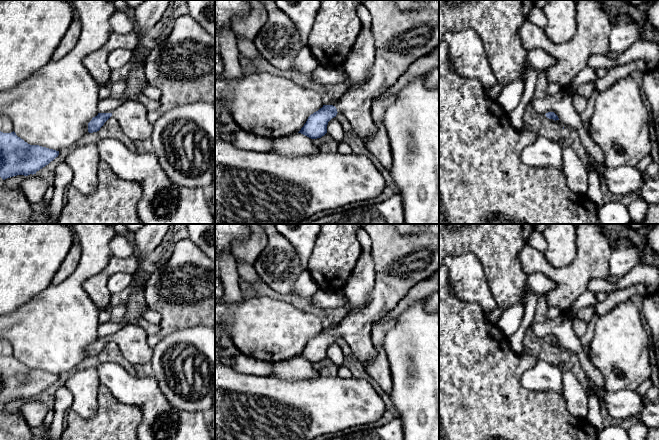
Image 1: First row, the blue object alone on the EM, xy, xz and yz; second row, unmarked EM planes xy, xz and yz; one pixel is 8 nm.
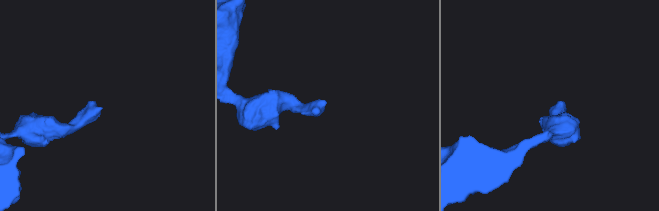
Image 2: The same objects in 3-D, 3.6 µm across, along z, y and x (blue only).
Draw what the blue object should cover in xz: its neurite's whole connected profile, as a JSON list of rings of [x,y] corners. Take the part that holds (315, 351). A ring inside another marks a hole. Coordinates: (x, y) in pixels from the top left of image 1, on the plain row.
[[[362,224],[361,226],[371,240],[371,255],[375,268],[375,284],[367,303],[355,312],[346,315],[335,330],[323,329],[318,335],[311,338],[298,357],[311,363],[321,362],[327,357],[328,346],[338,337],[344,339],[361,365],[371,362],[375,356],[375,347],[371,339],[373,326],[395,308],[398,302],[416,284],[428,279],[439,270],[439,224],[424,224],[416,234],[401,234],[396,230],[396,224]]]

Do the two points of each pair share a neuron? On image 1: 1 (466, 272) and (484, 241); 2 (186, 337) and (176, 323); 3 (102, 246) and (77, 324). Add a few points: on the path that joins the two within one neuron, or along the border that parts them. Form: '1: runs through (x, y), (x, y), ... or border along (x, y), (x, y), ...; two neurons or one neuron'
1: border along (453, 256), (473, 253), (478, 259), (485, 277); two neurons
2: border along (203, 325), (193, 325), (173, 331), (160, 341); two neurons
3: runs through (89, 265), (76, 279), (76, 305); one neuron

